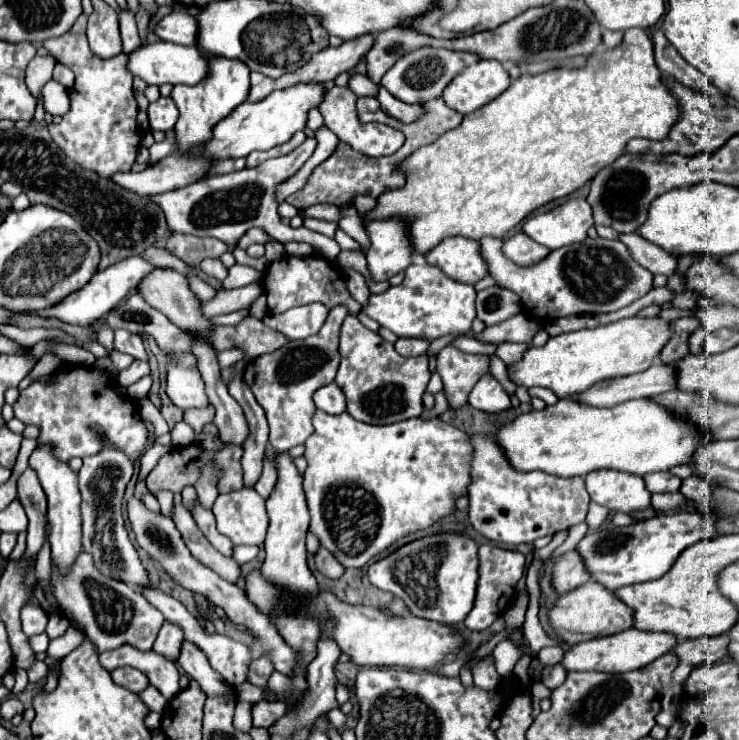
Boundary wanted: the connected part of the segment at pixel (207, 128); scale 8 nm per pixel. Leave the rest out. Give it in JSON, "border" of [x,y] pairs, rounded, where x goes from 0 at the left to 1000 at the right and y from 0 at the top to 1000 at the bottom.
{"border":[[[284,77],[284,104],[279,109],[271,109],[268,115],[238,115],[230,131],[238,136],[238,145],[244,150],[238,174],[241,188],[241,204],[252,207],[252,201],[271,196],[287,185],[287,172],[311,155],[317,145],[333,136],[338,123],[338,93],[319,80],[309,77]]]}

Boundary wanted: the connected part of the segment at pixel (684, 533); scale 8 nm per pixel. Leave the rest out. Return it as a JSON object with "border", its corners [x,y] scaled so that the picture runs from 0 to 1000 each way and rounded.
{"border":[[[920,691],[920,693],[893,693],[882,701],[863,704],[850,712],[815,712],[812,718],[796,720],[782,736],[779,745],[788,753],[788,761],[793,764],[793,772],[798,774],[798,782],[825,799],[871,788],[896,780],[907,764],[915,758],[915,753],[934,736],[969,726],[969,696],[950,696],[945,691]]]}

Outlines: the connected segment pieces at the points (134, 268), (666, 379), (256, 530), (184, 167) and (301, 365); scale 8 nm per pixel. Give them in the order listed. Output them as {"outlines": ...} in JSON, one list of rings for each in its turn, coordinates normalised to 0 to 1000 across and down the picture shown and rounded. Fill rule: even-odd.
{"outlines":[[[[171,347],[171,353],[162,353],[160,358],[152,358],[149,364],[133,366],[108,393],[95,396],[95,401],[89,401],[81,412],[70,415],[70,418],[60,418],[51,420],[51,426],[60,428],[76,428],[87,436],[97,436],[97,439],[111,439],[119,442],[124,436],[130,436],[135,428],[141,428],[146,420],[152,420],[165,404],[171,404],[176,399],[176,393],[187,385],[187,380],[206,366],[208,358],[198,355],[192,347]]],[[[893,491],[869,504],[809,515],[809,520],[801,520],[793,531],[782,531],[782,542],[793,542],[793,547],[804,550],[831,550],[853,539],[901,531],[912,526],[912,518],[912,496]]],[[[338,658],[298,669],[287,685],[295,718],[317,736],[355,736],[363,715],[357,674]]],[[[230,209],[225,215],[211,218],[195,231],[157,234],[154,239],[149,239],[149,245],[187,264],[211,264],[211,261],[225,261],[230,255],[244,255],[257,247],[265,247],[268,242],[276,239],[281,226],[284,220],[279,215]]],[[[457,412],[447,418],[447,426],[430,453],[422,453],[417,458],[390,461],[382,472],[346,482],[330,499],[330,515],[338,520],[349,547],[360,558],[360,566],[365,574],[365,601],[376,612],[384,612],[401,601],[409,601],[422,585],[419,564],[428,555],[422,531],[430,523],[449,518],[455,509],[455,499],[460,491],[457,447],[468,426],[471,426],[468,412]]]]}

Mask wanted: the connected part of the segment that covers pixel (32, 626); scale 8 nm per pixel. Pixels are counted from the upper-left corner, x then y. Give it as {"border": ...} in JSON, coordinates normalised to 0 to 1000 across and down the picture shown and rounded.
{"border":[[[35,818],[35,820],[30,823],[27,836],[30,836],[30,853],[35,855],[35,861],[60,855],[62,842],[65,842],[62,826],[60,826],[57,820],[43,820],[43,818]]]}

